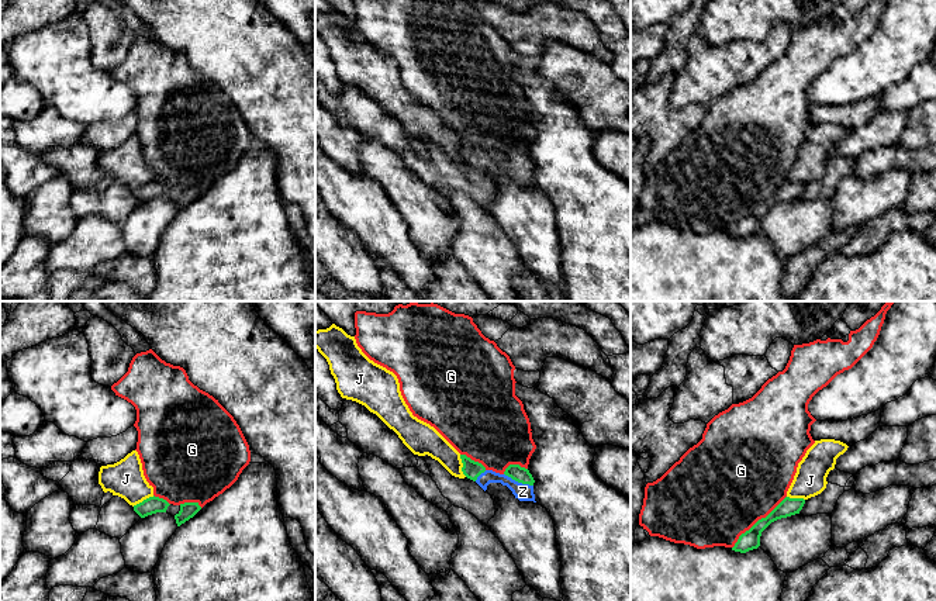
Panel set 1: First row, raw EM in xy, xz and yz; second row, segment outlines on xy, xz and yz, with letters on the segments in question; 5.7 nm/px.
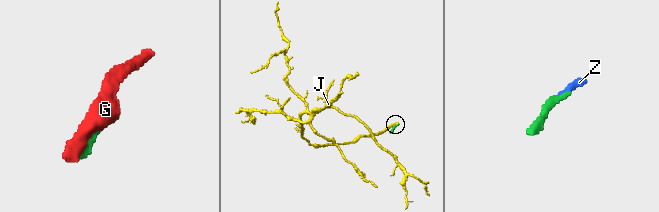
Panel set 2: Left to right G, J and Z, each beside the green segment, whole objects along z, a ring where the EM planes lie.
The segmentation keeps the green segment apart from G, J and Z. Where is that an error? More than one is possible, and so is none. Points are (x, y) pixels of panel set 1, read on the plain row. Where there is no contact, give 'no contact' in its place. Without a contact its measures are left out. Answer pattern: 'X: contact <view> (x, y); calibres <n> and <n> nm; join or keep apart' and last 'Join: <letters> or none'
G: contact yz (757, 206); calibres 110 and 500 nm; keep apart
J: contact xz (463, 151); calibres 100 and 160 nm; keep apart
Z: contact xz (518, 166); calibres 90 and 100 nm; join
Join: Z

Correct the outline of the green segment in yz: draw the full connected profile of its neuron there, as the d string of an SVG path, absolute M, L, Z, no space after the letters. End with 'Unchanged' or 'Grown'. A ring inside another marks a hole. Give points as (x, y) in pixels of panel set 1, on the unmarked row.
M785 182L766 203L759 204L749 215L742 218L732 232L735 236L746 238L760 231L761 217L774 205L799 198L805 189L804 183Z. Unchanged

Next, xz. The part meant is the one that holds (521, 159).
M460 139L463 159L476 166L484 176L490 167L507 170L519 186L535 186L533 162L528 153L519 149L510 149L502 159L487 155L481 148Z. Grown

